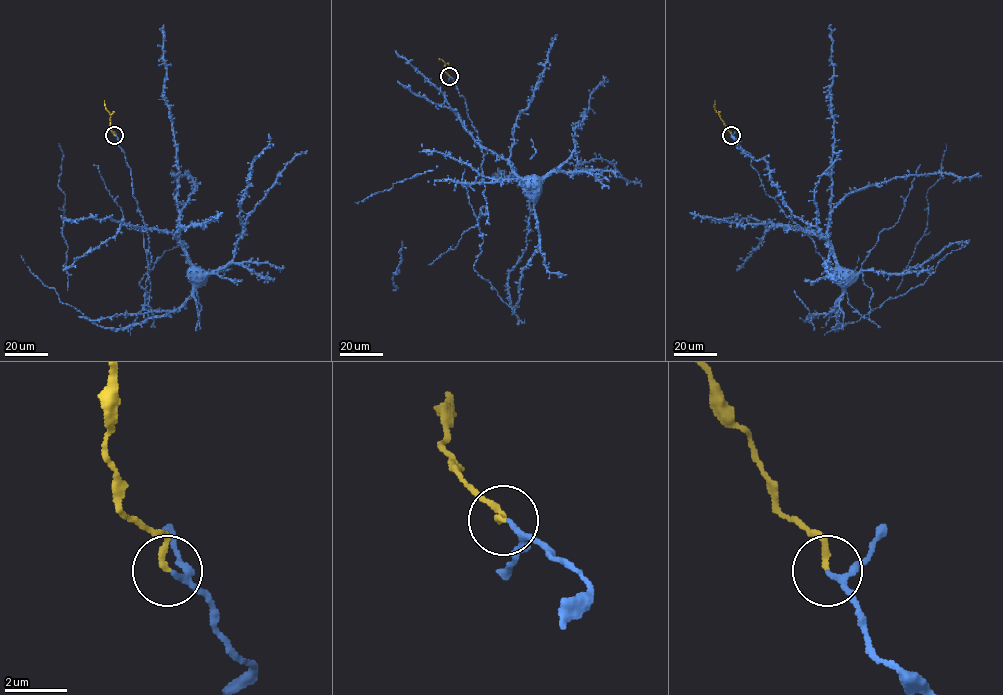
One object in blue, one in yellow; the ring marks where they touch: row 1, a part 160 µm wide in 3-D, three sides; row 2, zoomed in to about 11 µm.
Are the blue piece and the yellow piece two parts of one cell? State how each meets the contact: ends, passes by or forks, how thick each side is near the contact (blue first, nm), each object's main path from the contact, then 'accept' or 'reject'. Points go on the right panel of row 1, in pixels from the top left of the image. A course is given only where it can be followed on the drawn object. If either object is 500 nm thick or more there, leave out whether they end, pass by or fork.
blue passes by; yellow ends there; 140 nm thick on the blue side, 190 nm on the other; blue runs (731, 135), (752, 157), (751, 165), (757, 172), (765, 194), (773, 197), (787, 217), (826, 241), (843, 275); yellow runs (731, 135), (715, 111), (714, 100); accept

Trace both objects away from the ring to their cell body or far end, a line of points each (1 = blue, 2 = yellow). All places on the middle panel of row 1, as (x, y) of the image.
1: (449, 76), (464, 98), (479, 144), (504, 158), (525, 187)
2: (449, 76), (444, 70), (445, 63), (439, 59)

